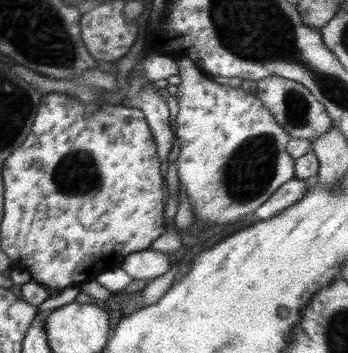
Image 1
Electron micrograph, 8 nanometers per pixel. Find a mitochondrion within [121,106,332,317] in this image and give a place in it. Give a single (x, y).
(247, 175)

